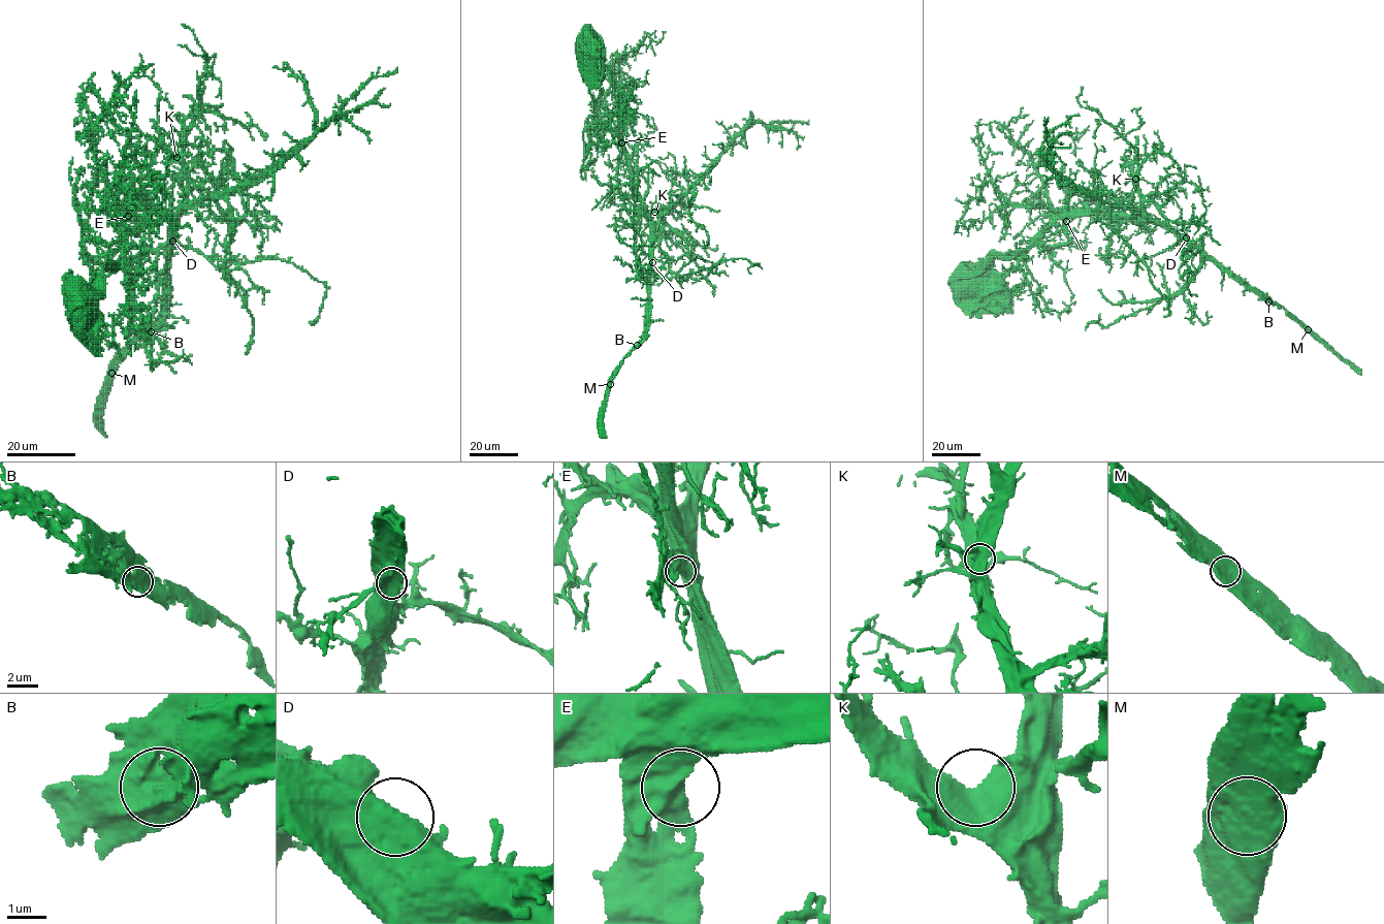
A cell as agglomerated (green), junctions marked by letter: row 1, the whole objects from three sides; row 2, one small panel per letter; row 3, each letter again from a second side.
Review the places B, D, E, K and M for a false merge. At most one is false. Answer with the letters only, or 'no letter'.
no letter

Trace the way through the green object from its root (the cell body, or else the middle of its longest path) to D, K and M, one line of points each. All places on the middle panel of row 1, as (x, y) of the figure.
D: (589, 41), (613, 82), (618, 133), (652, 234), (652, 262)
K: (589, 41), (613, 82), (618, 133), (636, 193), (645, 215), (653, 222), (662, 217), (654, 212)
M: (589, 41), (613, 82), (618, 133), (651, 233), (649, 306), (645, 333), (621, 360), (610, 384)

